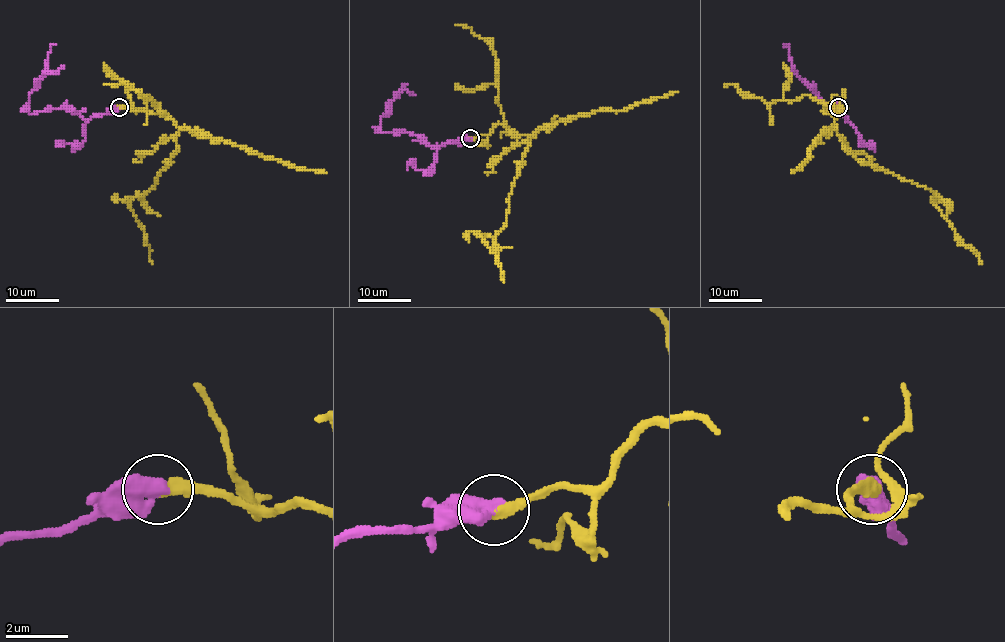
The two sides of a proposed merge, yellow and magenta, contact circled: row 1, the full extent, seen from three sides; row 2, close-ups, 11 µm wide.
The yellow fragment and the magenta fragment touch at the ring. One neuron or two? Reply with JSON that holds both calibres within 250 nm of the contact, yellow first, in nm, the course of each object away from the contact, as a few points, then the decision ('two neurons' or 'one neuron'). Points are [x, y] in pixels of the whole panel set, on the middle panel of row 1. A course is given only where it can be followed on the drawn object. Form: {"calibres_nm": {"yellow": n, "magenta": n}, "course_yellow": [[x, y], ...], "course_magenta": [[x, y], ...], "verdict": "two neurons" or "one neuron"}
{"calibres_nm": {"yellow": 400, "magenta": 700}, "course_yellow": [[471, 138], [498, 123], [530, 137], [504, 225], [480, 236], [503, 282]], "course_magenta": [[471, 138], [430, 146], [413, 134], [381, 131], [381, 117], [386, 106], [406, 84]], "verdict": "one neuron"}

